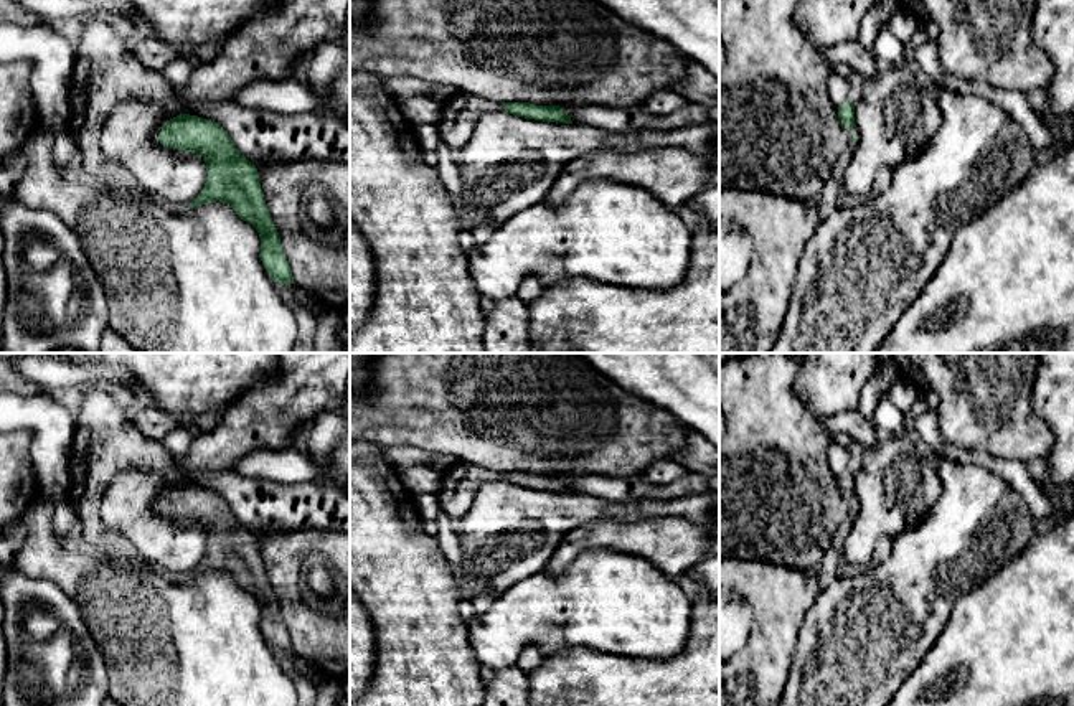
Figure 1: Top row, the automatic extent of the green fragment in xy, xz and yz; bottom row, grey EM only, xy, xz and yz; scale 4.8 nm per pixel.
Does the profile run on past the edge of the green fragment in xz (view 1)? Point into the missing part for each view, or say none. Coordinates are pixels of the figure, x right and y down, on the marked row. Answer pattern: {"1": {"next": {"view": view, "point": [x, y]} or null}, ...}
{"1": {"next": {"view": "xz", "point": [461, 112]}}}

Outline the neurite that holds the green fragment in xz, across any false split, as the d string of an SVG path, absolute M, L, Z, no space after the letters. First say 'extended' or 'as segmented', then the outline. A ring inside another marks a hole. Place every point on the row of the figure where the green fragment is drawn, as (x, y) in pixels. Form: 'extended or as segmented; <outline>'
extended; M457 91L450 99L442 102L442 115L436 125L440 142L450 150L462 150L469 144L478 117L485 112L508 112L543 122L572 124L571 117L559 106L502 104Z

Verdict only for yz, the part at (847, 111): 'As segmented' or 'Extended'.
Extended

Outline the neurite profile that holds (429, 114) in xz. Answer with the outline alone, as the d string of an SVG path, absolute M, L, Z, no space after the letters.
M414 96L399 104L403 117L416 129L419 125L437 125L442 104L436 99Z

